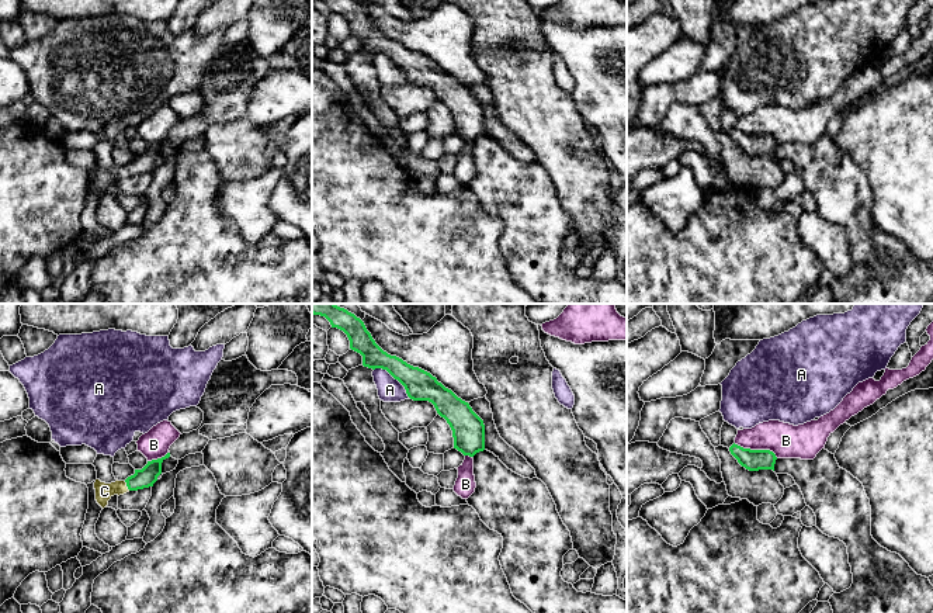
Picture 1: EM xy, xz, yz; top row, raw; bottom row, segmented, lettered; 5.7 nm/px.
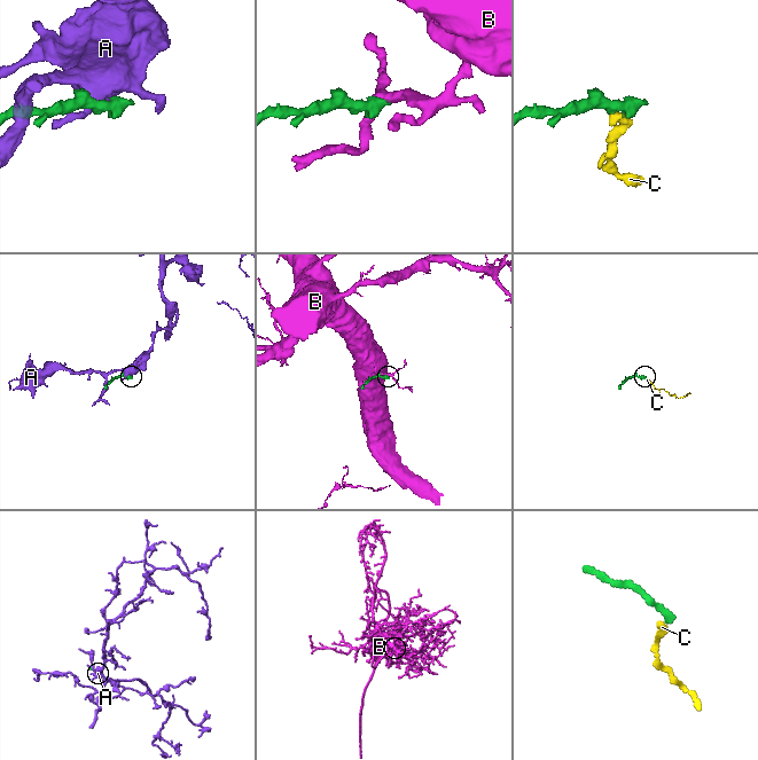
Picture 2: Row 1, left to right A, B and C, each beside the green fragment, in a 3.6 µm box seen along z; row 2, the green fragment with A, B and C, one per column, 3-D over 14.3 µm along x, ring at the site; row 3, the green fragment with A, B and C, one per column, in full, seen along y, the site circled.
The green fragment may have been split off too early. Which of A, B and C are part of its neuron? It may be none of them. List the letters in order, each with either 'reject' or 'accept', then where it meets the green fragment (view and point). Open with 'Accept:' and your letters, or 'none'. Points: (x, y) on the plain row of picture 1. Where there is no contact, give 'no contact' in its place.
Accept: C
A: reject; contact xz (394, 62)
B: reject; contact yz (756, 135)
C: accept; contact xy (127, 170)

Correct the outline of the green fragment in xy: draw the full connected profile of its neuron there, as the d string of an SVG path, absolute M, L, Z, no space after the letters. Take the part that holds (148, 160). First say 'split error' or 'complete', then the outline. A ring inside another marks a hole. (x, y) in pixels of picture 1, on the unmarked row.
split error | M170 138L162 143L148 146L142 155L135 155L135 159L128 162L125 166L117 164L115 167L105 169L100 164L96 164L94 174L97 188L104 194L114 180L119 181L129 176L153 172L153 169L157 166L157 162L162 159L162 148L169 142Z

